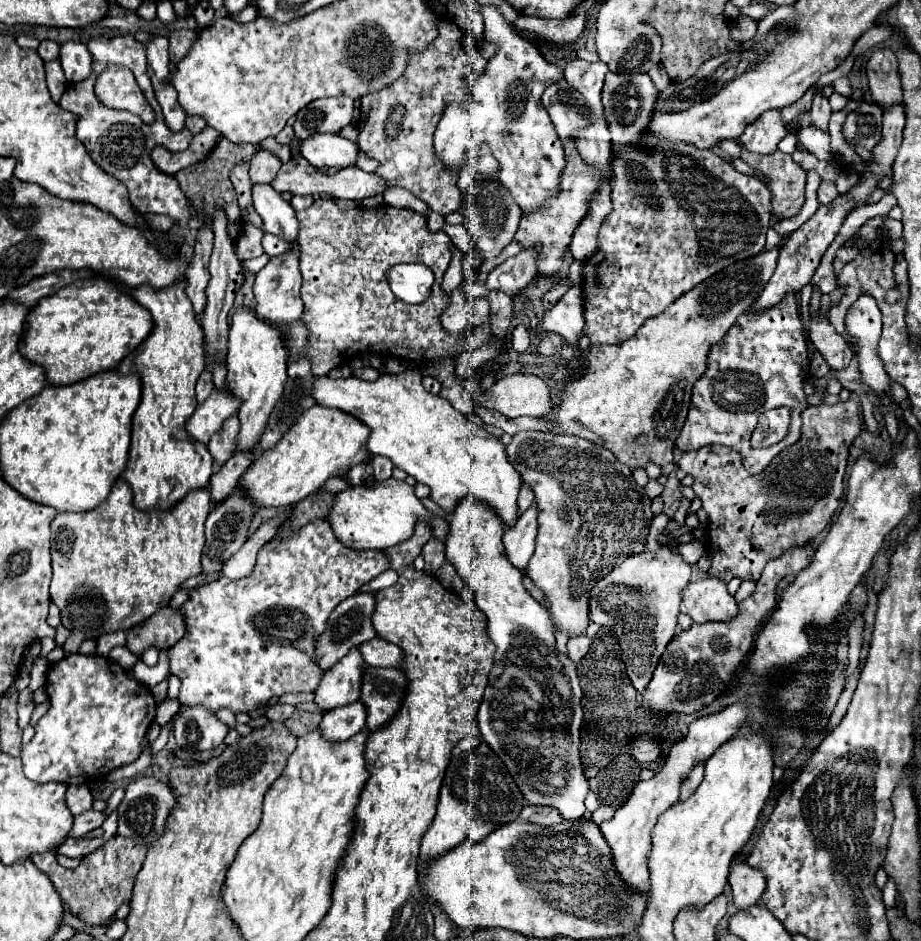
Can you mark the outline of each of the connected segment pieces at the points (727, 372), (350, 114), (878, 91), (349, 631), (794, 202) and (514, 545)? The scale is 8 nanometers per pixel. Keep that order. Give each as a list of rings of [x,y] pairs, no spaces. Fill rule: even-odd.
[[[787,295],[769,311],[743,313],[727,337],[711,349],[707,371],[693,387],[691,409],[675,445],[683,451],[711,443],[727,445],[743,455],[743,465],[749,473],[761,473],[783,447],[799,441],[801,413],[807,407],[803,393],[805,373],[809,377],[809,351],[795,295]],[[781,405],[793,411],[789,433],[783,441],[767,449],[753,449],[749,437],[757,425],[757,417]]]
[[[325,97],[309,103],[297,113],[295,137],[299,141],[319,133],[339,133],[355,117],[355,101],[351,97]]]
[[[873,51],[869,63],[867,63],[867,79],[873,101],[889,109],[897,103],[901,103],[901,81],[897,71],[897,57],[891,51]]]
[[[369,591],[369,593],[355,593],[351,597],[347,597],[345,601],[341,601],[335,611],[329,615],[329,621],[327,621],[327,627],[325,627],[325,633],[317,639],[317,653],[315,653],[315,659],[317,663],[321,665],[321,669],[331,669],[341,657],[345,657],[349,653],[351,647],[359,645],[359,643],[365,643],[367,639],[373,639],[377,633],[373,629],[373,623],[371,623],[371,615],[375,613],[375,591]]]
[[[739,143],[741,147],[741,161],[745,161],[749,167],[761,171],[765,175],[765,185],[767,189],[771,191],[771,207],[773,207],[773,215],[779,215],[779,217],[795,217],[801,207],[803,207],[803,201],[805,201],[805,169],[793,161],[791,155],[787,153],[781,153],[781,151],[775,151],[771,155],[755,155],[751,151],[747,151],[743,147],[743,143]]]
[[[535,503],[523,511],[523,515],[519,517],[517,525],[509,531],[505,531],[503,535],[503,545],[505,545],[505,553],[507,559],[511,559],[511,563],[517,569],[525,569],[533,551],[535,551],[535,535],[537,535],[537,507]]]

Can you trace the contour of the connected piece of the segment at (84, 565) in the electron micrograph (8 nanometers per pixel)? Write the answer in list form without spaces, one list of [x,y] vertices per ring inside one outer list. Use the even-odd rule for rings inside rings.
[[[119,479],[115,485],[113,485],[113,491],[111,495],[97,507],[97,509],[91,509],[91,511],[85,511],[85,513],[59,513],[57,519],[53,521],[51,525],[51,531],[53,531],[53,539],[51,539],[51,557],[53,557],[53,581],[51,581],[51,601],[61,609],[61,617],[63,617],[63,625],[67,629],[73,631],[73,637],[67,641],[67,649],[69,651],[77,651],[79,645],[85,641],[85,637],[101,637],[105,633],[113,633],[113,631],[129,631],[131,627],[143,623],[145,619],[149,619],[155,611],[159,611],[161,607],[165,607],[173,593],[181,589],[183,581],[187,581],[189,577],[195,577],[201,573],[201,551],[203,551],[203,545],[205,545],[205,533],[203,533],[203,523],[205,523],[205,517],[207,513],[211,511],[211,497],[205,489],[201,491],[193,491],[189,493],[183,501],[179,501],[179,505],[171,511],[149,511],[149,513],[143,513],[139,509],[135,509],[131,505],[131,489],[127,489],[129,485]]]

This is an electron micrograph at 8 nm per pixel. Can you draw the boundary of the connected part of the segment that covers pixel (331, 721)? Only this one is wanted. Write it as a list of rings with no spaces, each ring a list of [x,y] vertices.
[[[361,699],[355,703],[349,703],[347,707],[337,707],[333,711],[327,711],[323,715],[323,721],[319,729],[323,731],[325,739],[349,739],[355,733],[365,729],[367,719],[367,707]]]

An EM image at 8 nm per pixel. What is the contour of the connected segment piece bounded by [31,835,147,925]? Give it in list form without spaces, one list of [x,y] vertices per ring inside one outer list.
[[[115,835],[101,849],[83,857],[83,861],[77,869],[61,867],[55,861],[55,853],[51,853],[51,851],[37,853],[31,859],[43,873],[49,875],[57,893],[61,895],[65,905],[69,905],[69,909],[73,911],[75,917],[79,917],[81,921],[85,921],[89,925],[107,925],[107,923],[111,923],[119,905],[131,899],[131,889],[133,889],[137,873],[143,867],[145,853],[147,853],[147,849],[143,845],[137,845],[131,839],[123,839],[123,837]]]

